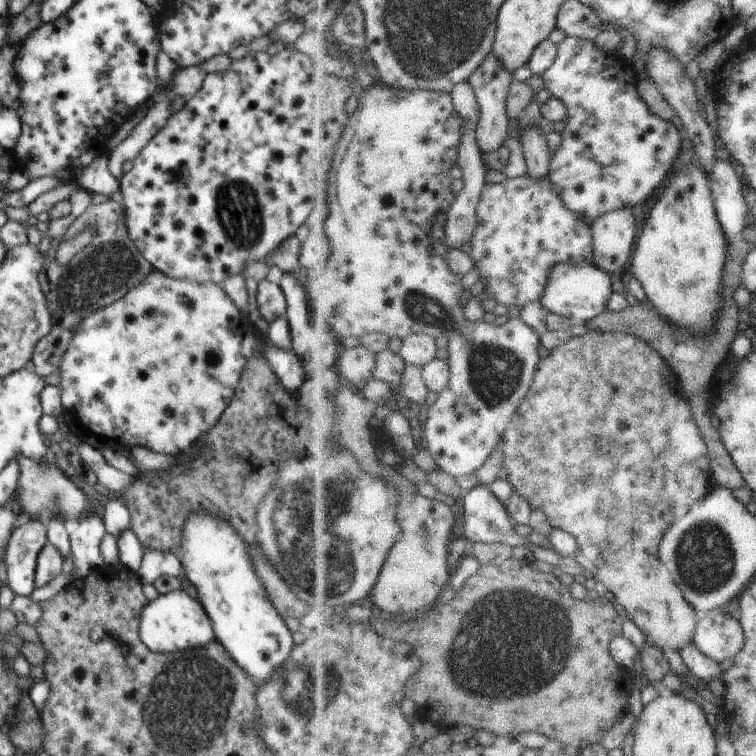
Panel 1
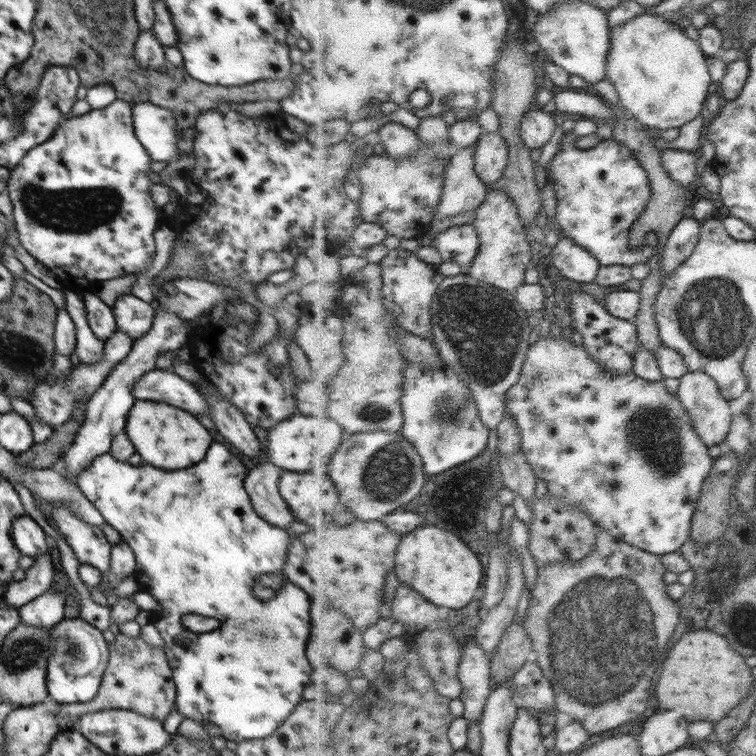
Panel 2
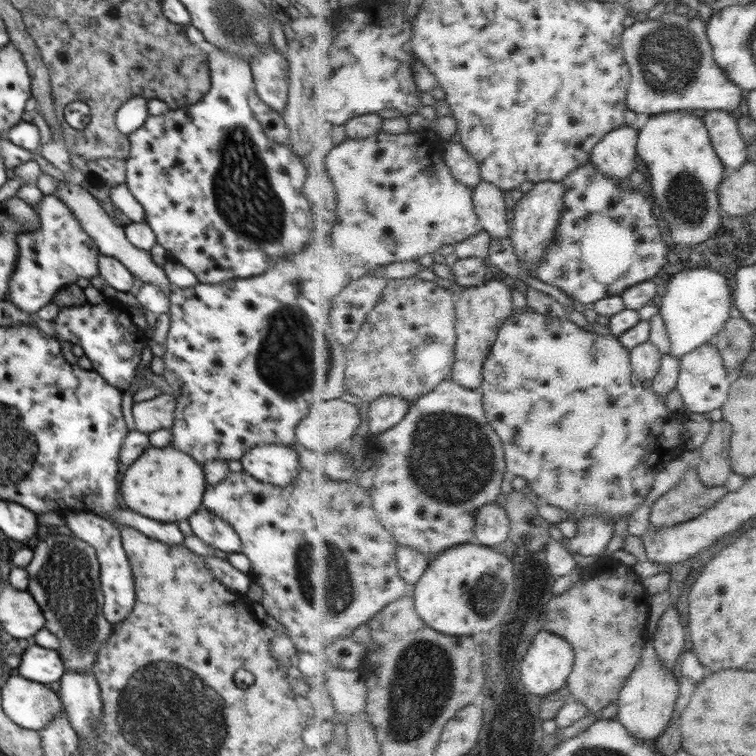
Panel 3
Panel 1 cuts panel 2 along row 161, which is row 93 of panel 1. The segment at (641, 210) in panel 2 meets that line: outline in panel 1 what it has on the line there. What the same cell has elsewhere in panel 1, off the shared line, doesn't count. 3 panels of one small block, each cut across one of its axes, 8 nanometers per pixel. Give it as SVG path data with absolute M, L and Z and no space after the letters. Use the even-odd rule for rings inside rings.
M568 36L559 45L554 66L542 76L551 95L568 106L563 142L554 153L549 177L566 206L584 216L588 226L614 210L644 206L656 188L673 176L670 170L682 150L680 130L672 120L654 114L640 94L641 80L631 65L619 52L606 52L595 41Z

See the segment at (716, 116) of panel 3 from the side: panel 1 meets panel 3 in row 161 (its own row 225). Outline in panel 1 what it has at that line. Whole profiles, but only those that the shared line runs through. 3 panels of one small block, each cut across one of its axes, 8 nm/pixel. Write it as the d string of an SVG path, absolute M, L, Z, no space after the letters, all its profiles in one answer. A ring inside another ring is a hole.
M722 160L714 171L713 194L717 201L718 214L724 224L729 240L734 240L750 224L750 208L744 196L745 179L740 179L736 168Z

